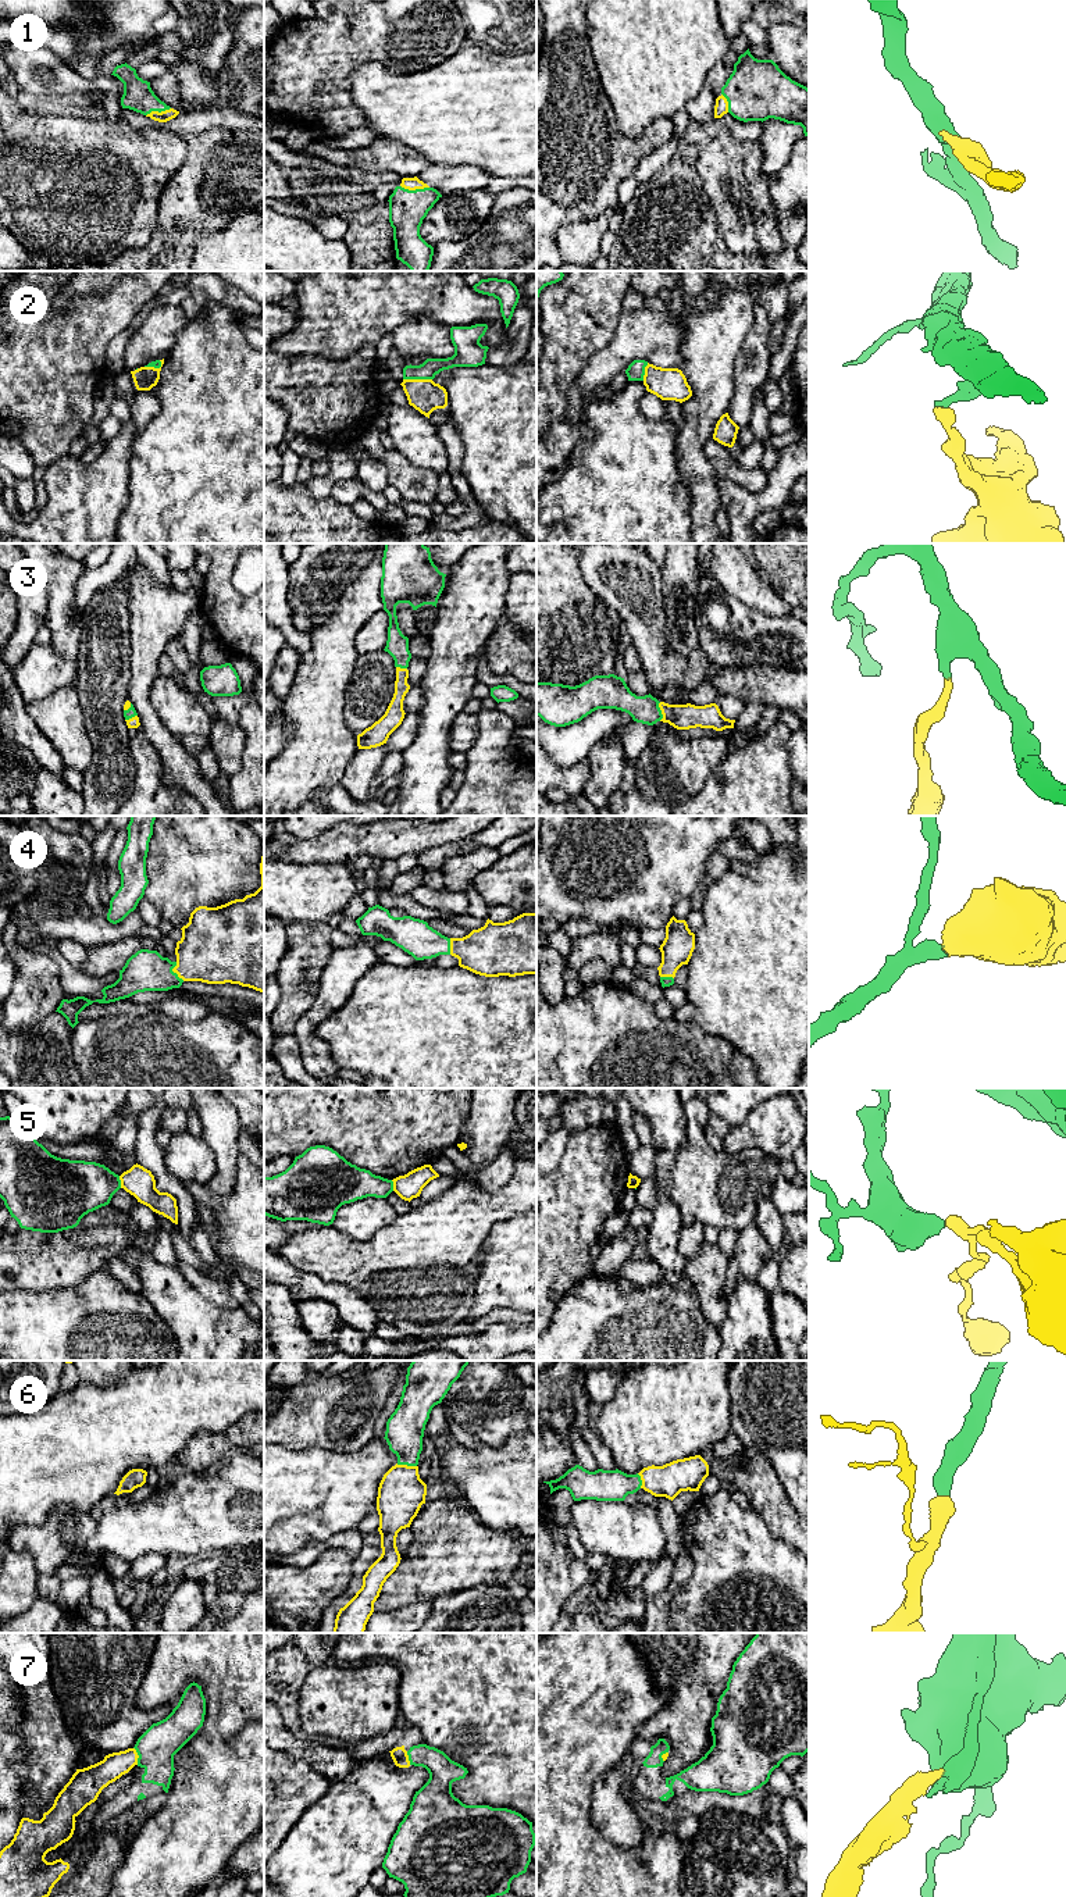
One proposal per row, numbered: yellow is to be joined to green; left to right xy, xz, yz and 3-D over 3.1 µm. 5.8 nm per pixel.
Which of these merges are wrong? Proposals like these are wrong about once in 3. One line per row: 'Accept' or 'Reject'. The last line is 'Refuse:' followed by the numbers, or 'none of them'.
1: Accept
2: Accept
3: Accept
4: Accept
5: Reject
6: Accept
7: Accept
Refuse: 5

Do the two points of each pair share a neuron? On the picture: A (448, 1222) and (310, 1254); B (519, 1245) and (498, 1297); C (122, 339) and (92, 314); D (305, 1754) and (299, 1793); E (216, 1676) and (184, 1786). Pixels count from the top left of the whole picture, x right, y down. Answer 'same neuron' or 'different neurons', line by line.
A: same neuron
B: same neuron
C: different neurons
D: different neurons
E: same neuron

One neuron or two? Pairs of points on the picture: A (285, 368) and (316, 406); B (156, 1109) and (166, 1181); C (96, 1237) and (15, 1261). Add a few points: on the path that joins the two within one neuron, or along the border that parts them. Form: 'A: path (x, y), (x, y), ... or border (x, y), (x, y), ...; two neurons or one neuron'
A: path (293, 378), (312, 396); one neuron
B: path (148, 1127), (148, 1152), (154, 1163); one neuron
C: path (77, 1252), (60, 1261), (36, 1261); one neuron

